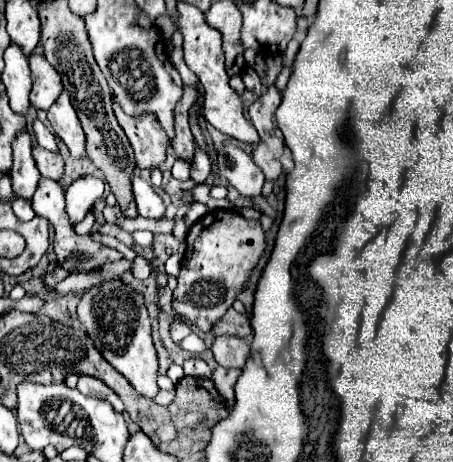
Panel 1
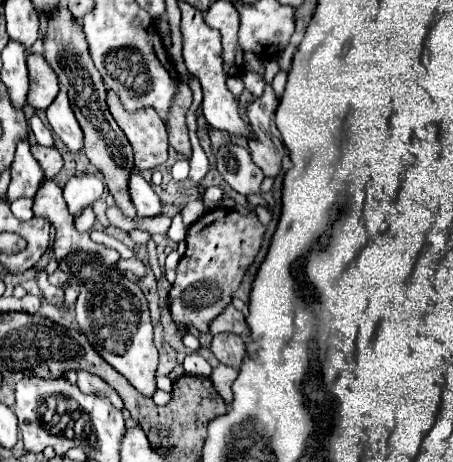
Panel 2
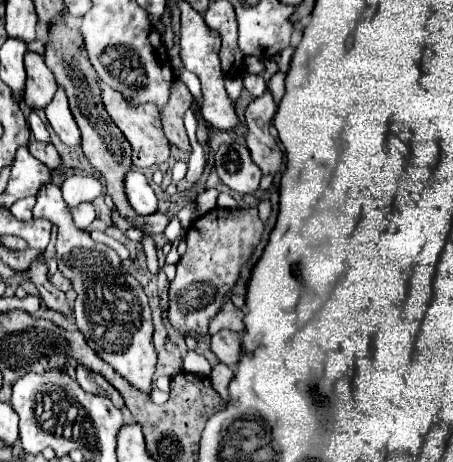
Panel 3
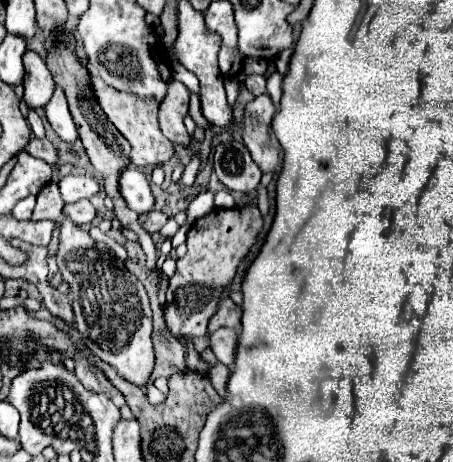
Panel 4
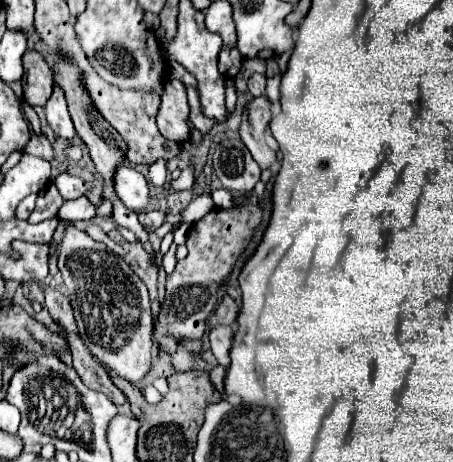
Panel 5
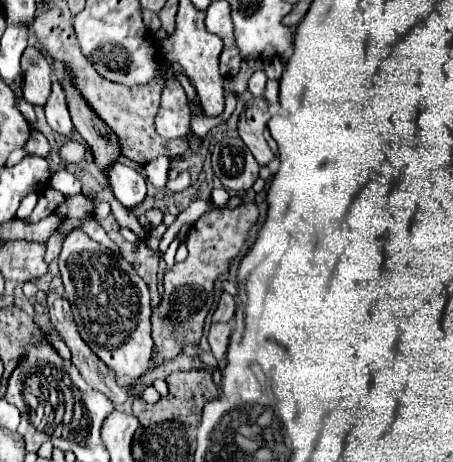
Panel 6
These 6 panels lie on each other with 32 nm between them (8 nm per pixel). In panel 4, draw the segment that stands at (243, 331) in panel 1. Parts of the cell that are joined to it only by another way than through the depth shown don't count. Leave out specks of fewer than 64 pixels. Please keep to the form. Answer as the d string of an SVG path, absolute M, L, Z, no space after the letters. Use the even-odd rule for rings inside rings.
M226 298L220 304L216 316L212 316L208 332L212 334L212 332L216 332L218 328L224 328L224 326L226 328L240 328L240 318L242 318L242 308L238 308L230 298Z

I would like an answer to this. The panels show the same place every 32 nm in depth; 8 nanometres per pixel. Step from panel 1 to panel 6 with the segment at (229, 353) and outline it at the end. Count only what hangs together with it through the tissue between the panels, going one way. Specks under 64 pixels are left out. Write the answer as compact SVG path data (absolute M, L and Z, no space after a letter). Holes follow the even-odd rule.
M212 324L210 334L208 334L212 354L216 356L220 368L226 366L226 350L228 350L228 344L230 344L230 334L232 334L230 324Z

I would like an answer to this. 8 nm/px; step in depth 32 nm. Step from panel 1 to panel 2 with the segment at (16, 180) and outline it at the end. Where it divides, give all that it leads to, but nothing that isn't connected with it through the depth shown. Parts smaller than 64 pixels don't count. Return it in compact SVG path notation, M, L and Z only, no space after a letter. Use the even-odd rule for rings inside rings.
M20 140L16 144L16 154L10 172L12 172L12 182L4 200L14 202L16 198L32 198L36 194L36 188L44 180L44 174L40 172L40 164L36 164L34 156L30 154L28 140Z

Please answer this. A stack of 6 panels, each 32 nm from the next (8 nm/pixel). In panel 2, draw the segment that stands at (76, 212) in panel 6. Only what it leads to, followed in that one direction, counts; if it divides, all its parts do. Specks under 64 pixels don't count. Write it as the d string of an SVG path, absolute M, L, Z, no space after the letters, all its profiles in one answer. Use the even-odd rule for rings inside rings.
M86 208L82 214L80 214L80 220L76 220L76 230L78 232L88 232L94 224L94 212L92 208Z

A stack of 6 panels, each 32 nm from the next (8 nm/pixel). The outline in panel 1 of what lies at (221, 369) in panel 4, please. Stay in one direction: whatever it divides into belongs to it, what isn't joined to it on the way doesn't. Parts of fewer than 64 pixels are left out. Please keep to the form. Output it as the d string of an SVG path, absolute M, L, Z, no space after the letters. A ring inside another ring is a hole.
M218 366L212 372L212 382L216 384L218 392L224 396L224 400L230 408L234 406L234 384L240 374L242 374L242 370L230 370L230 368L222 368L222 366Z

